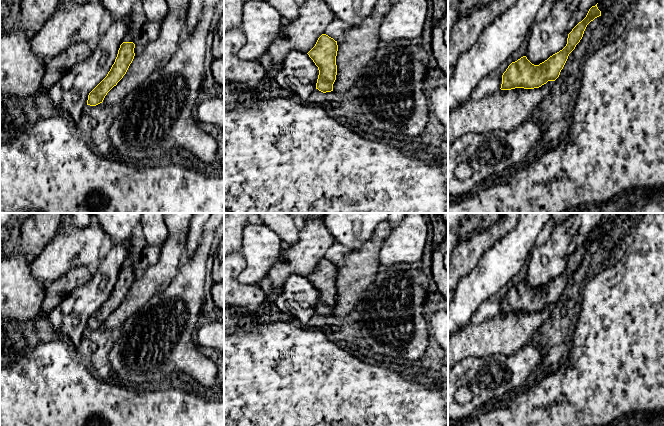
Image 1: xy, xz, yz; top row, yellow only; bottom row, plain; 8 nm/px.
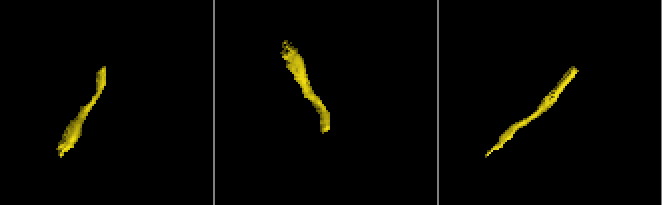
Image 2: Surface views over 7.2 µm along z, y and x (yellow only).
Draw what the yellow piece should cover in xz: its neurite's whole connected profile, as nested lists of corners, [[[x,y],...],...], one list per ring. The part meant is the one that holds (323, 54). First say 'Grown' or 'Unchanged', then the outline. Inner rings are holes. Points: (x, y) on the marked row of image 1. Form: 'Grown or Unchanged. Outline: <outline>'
Grown. Outline: [[[379,0],[360,24],[347,27],[341,41],[337,42],[326,34],[318,38],[315,46],[307,53],[319,70],[316,89],[323,93],[335,91],[340,94],[352,94],[362,70],[376,54],[381,42],[379,29],[389,10],[390,1]]]

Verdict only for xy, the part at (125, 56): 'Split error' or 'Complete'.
Split error

